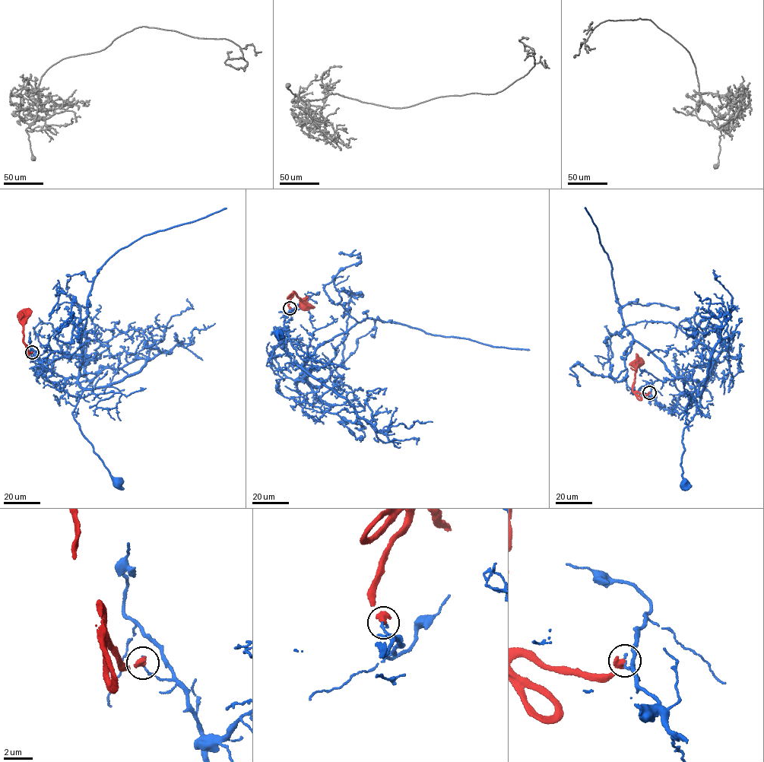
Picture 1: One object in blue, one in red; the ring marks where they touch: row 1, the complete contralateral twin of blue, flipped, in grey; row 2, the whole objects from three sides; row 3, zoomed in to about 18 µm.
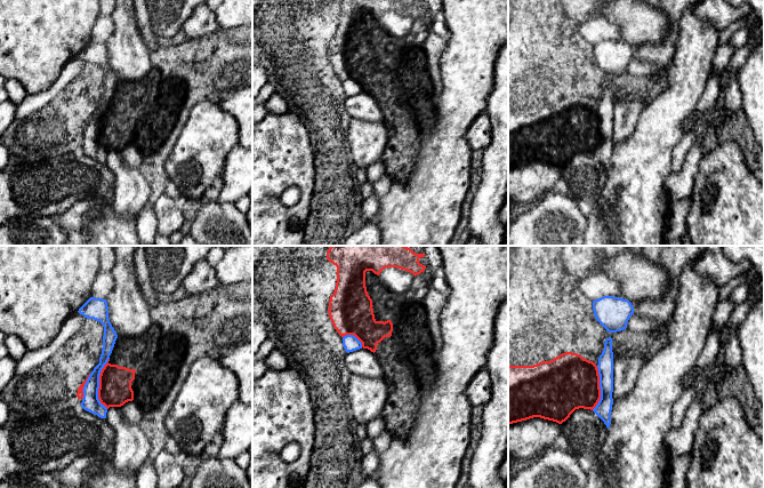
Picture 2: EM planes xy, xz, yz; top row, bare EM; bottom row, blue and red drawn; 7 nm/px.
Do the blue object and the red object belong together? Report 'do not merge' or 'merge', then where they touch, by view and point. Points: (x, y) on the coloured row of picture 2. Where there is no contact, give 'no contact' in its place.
do not merge; meets blue in xy at (98, 383)

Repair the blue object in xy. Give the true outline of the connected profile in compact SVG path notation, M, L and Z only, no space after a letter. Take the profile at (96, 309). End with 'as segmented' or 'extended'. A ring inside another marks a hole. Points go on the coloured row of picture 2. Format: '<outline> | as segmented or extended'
M90 297L78 312L87 319L99 321L104 327L103 350L99 363L94 368L83 386L81 407L100 418L106 418L107 408L102 405L98 399L99 375L110 359L118 335L108 319L108 306L106 299Z | as segmented

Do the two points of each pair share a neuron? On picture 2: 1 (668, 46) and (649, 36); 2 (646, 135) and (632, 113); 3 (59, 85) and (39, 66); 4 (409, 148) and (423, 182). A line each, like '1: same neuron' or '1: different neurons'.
1: different neurons
2: different neurons
3: different neurons
4: different neurons

